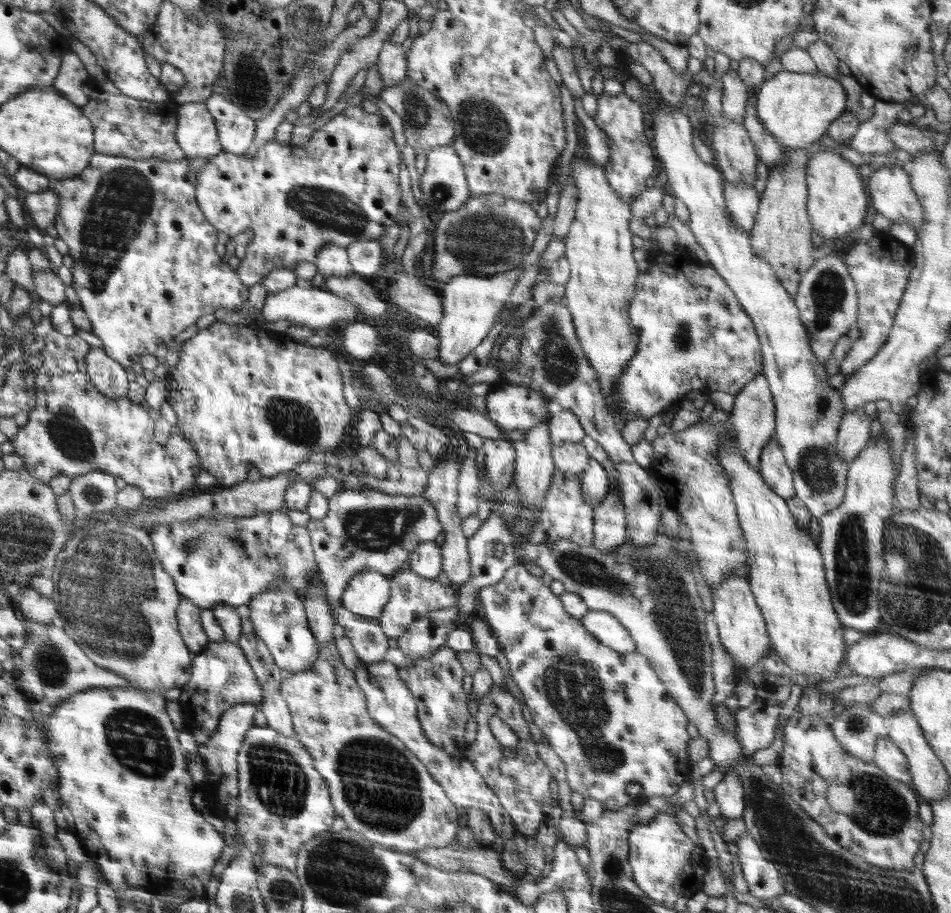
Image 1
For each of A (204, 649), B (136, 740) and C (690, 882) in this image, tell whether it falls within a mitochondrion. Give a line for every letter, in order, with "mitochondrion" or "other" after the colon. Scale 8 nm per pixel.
A: other
B: mitochondrion
C: other

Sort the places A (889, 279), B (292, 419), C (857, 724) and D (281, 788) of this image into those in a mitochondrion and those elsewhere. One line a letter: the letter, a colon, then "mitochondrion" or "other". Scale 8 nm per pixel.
A: mitochondrion
B: mitochondrion
C: mitochondrion
D: mitochondrion

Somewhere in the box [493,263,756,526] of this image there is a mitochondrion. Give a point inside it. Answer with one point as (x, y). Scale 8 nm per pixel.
(560, 365)

